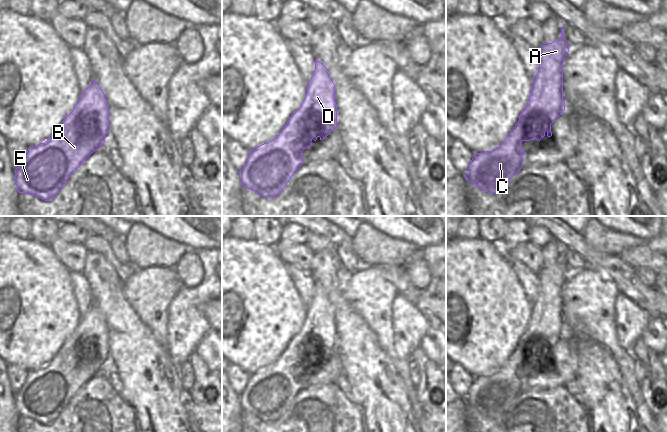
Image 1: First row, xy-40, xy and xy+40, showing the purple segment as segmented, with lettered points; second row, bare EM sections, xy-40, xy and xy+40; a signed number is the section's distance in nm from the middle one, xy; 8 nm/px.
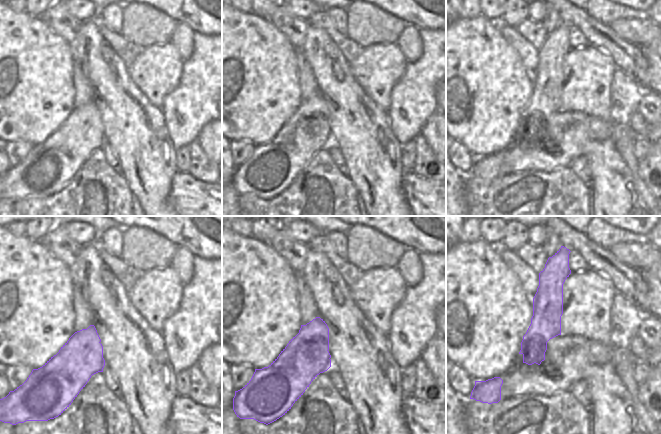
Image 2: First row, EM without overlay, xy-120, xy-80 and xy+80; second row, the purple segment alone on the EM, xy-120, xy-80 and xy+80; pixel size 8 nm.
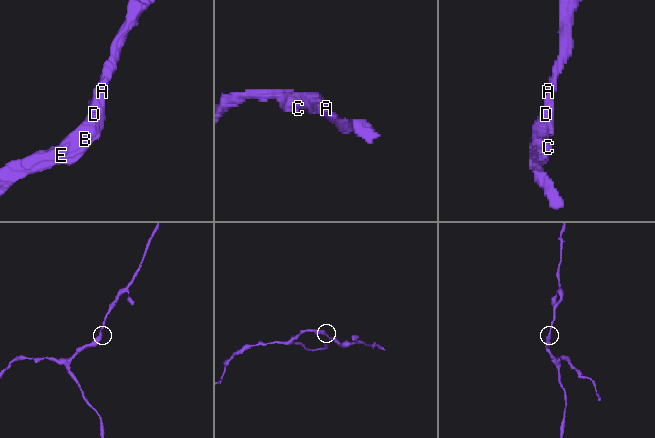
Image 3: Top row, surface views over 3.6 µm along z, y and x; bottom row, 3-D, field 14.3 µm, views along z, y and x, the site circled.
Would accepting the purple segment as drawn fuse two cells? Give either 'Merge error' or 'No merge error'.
No merge error

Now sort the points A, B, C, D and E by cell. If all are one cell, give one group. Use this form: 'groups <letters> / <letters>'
groups A B C D E

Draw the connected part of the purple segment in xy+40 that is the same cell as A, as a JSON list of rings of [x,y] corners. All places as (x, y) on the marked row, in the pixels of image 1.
[[[563,28],[558,39],[552,43],[543,43],[541,45],[539,48],[539,70],[533,77],[529,100],[521,112],[517,124],[496,149],[474,154],[465,174],[467,181],[474,183],[488,193],[498,193],[523,167],[523,156],[526,152],[521,148],[521,142],[534,139],[540,141],[545,135],[552,136],[551,124],[565,110],[565,102],[563,100],[563,62],[569,51],[567,40],[563,36]]]

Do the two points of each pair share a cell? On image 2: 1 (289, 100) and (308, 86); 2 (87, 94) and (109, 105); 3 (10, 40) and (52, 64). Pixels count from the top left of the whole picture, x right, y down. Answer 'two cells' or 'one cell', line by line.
1: two cells
2: two cells
3: one cell

